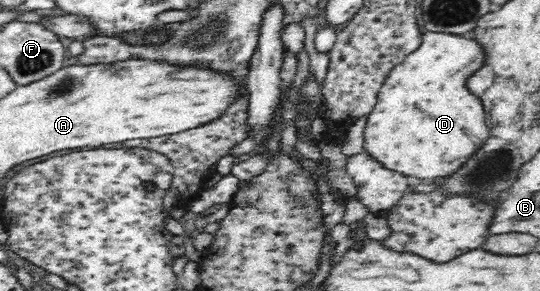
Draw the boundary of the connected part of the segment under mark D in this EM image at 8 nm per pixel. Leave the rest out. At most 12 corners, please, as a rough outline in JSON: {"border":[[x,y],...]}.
{"border":[[424,33],[367,115],[373,162],[450,178],[491,133],[464,86],[484,52]]}

